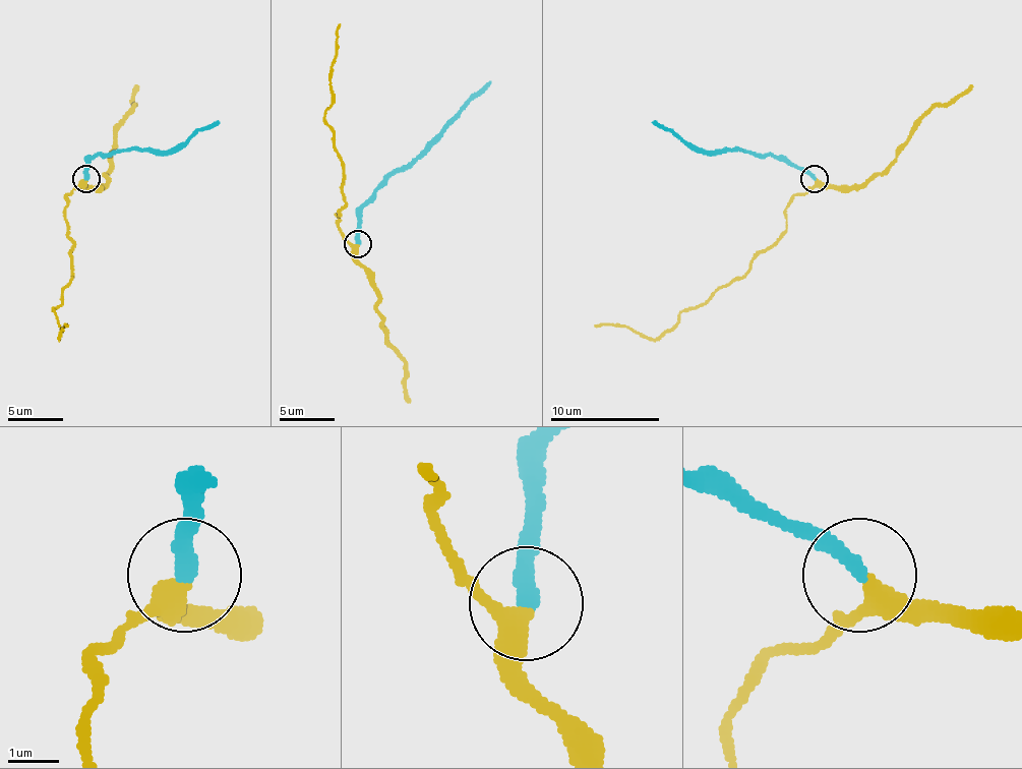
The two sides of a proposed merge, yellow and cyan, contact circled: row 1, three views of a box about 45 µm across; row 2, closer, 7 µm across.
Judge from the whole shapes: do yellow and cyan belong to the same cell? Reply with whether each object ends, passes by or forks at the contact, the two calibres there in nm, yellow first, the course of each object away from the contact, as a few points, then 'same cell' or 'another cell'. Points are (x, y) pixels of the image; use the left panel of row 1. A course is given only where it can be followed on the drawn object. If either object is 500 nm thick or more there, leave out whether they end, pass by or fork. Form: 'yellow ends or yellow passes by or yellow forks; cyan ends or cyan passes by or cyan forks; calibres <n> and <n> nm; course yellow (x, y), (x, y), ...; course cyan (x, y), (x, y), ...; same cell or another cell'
yellow passes by; cyan ends; calibres 320 and 360 nm; course yellow (86, 179), (67, 195), (65, 209), (73, 247), (70, 278), (62, 302), (54, 308), (59, 338), (67, 327); course cyan (86, 179), (93, 157), (133, 149), (177, 152), (199, 129), (219, 121); same cell

